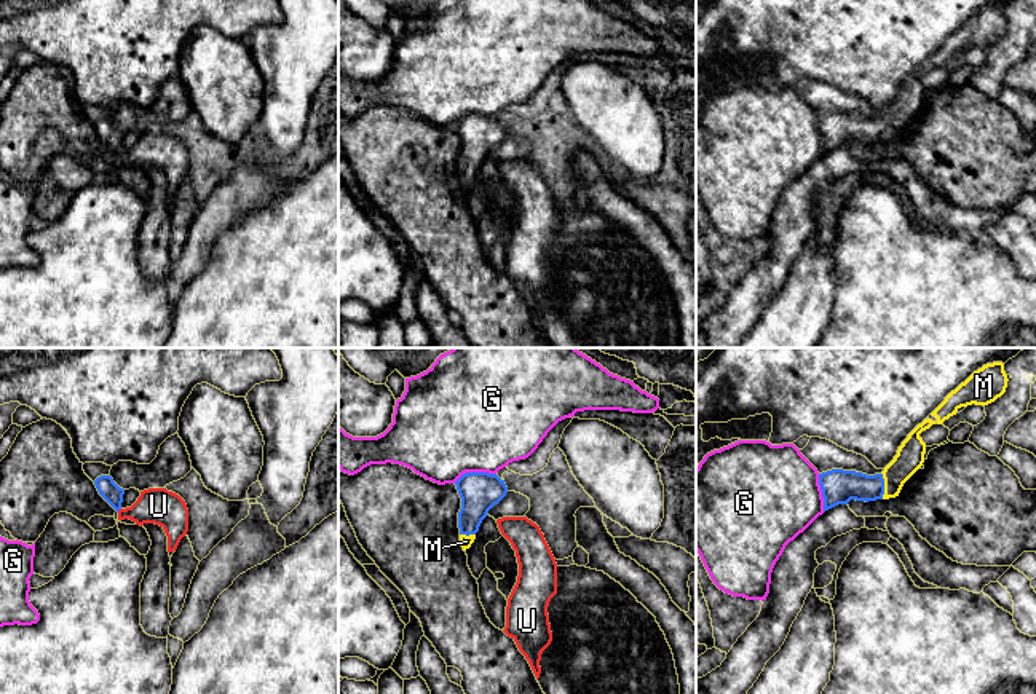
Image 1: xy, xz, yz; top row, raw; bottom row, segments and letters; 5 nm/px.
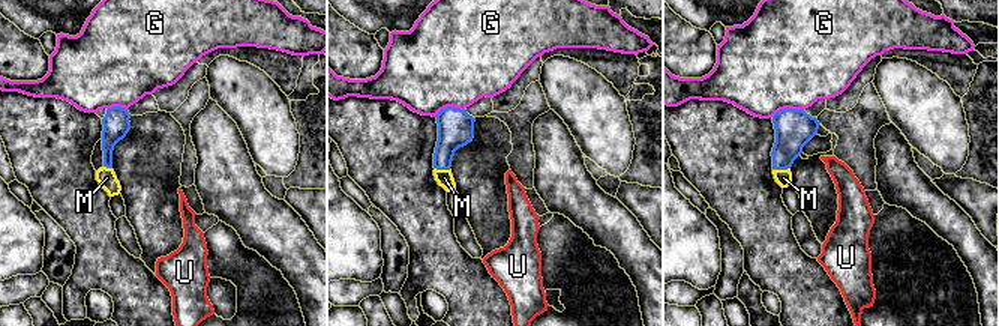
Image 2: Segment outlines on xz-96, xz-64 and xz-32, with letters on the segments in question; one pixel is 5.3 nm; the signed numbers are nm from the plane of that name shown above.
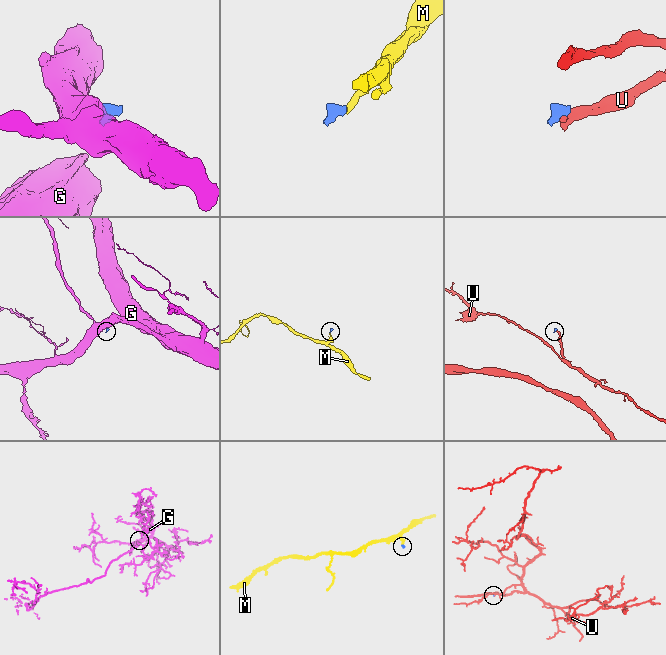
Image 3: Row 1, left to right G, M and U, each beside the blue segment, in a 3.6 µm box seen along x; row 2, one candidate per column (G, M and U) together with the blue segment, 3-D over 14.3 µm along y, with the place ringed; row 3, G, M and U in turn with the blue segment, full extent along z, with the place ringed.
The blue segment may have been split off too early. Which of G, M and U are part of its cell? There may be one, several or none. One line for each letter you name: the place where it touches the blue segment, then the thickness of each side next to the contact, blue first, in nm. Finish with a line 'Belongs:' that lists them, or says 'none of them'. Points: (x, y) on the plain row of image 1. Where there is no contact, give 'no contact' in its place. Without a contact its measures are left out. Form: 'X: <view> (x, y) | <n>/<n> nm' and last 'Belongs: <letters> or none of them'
M: yz (883, 128) | 180/140 nm
Belongs: M

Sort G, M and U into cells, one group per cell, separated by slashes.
G / M / U

